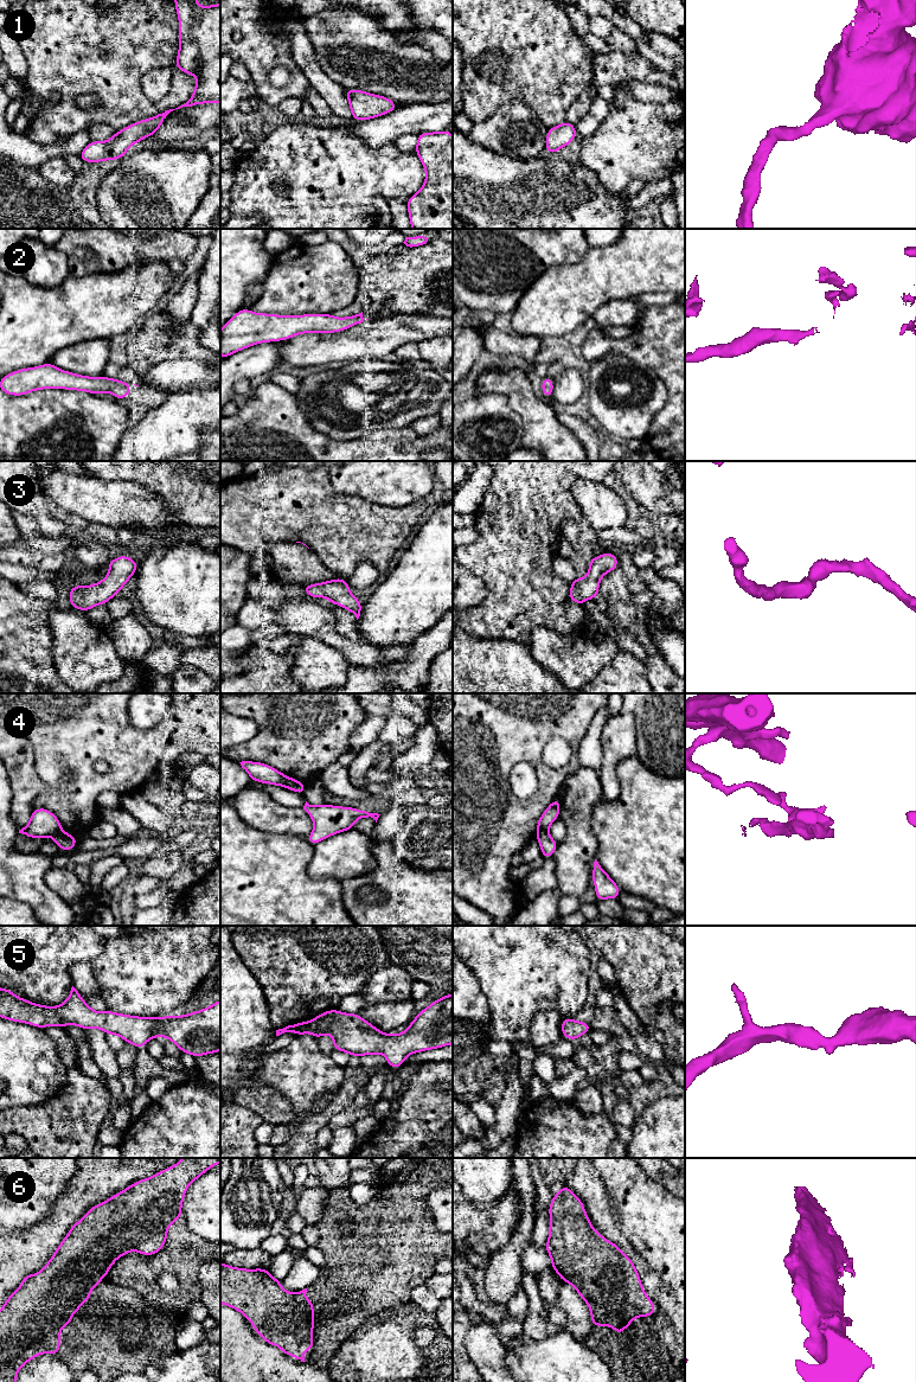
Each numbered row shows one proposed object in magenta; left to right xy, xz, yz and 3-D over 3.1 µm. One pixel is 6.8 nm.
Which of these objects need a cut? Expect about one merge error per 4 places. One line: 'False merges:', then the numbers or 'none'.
False merges: 4

